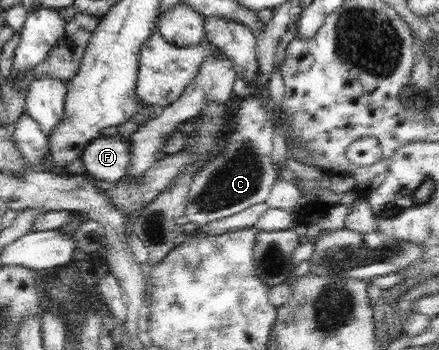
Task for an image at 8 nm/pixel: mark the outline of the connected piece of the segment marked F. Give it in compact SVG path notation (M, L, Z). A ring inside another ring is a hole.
M118 134L94 138L82 154L85 171L106 182L120 182L129 167L131 151L128 140Z

